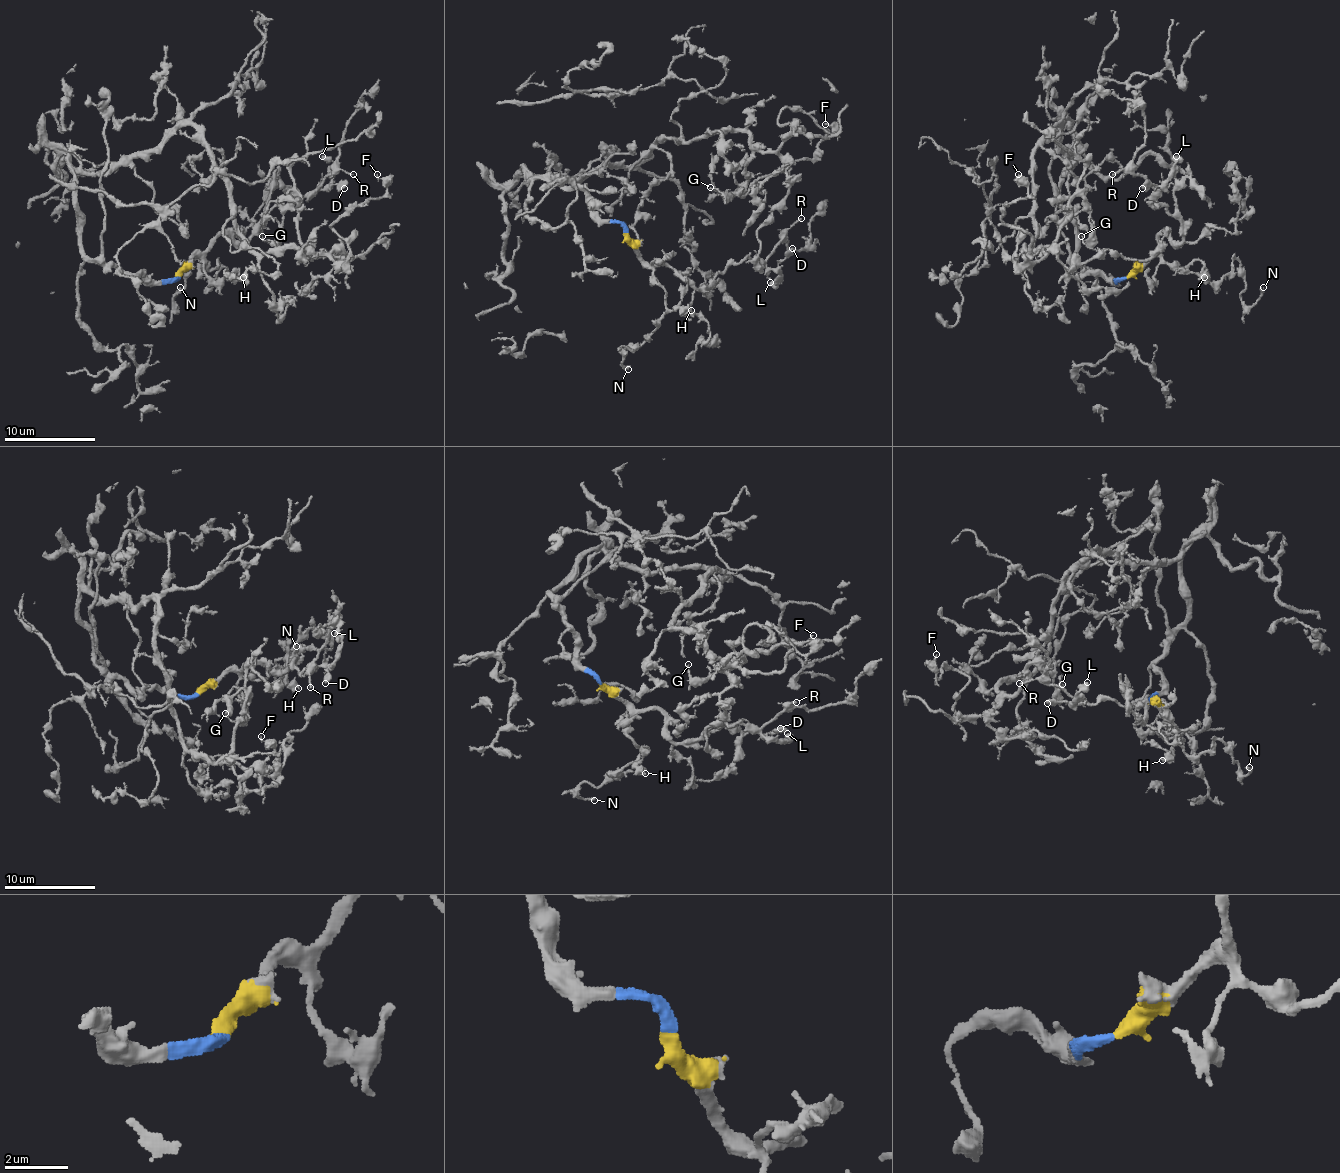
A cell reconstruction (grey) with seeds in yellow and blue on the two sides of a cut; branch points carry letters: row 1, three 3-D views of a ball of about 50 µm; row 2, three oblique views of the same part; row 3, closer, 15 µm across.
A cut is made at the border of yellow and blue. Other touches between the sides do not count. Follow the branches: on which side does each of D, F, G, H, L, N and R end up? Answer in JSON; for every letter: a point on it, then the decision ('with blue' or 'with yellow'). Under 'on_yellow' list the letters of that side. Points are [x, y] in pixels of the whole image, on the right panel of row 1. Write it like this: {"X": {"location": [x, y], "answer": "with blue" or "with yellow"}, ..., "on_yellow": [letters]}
{"D": {"location": [1142, 188], "answer": "with yellow"}, "F": {"location": [1018, 174], "answer": "with blue"}, "G": {"location": [1081, 236], "answer": "with blue"}, "H": {"location": [1204, 277], "answer": "with yellow"}, "L": {"location": [1176, 156], "answer": "with yellow"}, "N": {"location": [1263, 287], "answer": "with yellow"}, "R": {"location": [1112, 174], "answer": "with yellow"}, "on_yellow": ["D", "H", "L", "N", "R"]}

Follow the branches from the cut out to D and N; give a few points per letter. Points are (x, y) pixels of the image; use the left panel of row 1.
D: (177, 278), (220, 234), (246, 241), (275, 207), (298, 204), (335, 184), (344, 188)
N: (177, 278), (193, 257), (211, 268), (218, 259), (211, 282), (195, 259), (191, 264), (175, 305), (179, 287)

